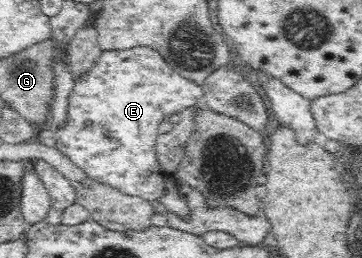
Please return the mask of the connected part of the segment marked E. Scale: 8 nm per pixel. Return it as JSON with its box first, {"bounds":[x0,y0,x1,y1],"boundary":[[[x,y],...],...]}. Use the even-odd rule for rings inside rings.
{"bounds":[55,46,202,202],"boundary":[[[148,46],[131,47],[126,50],[103,51],[84,74],[73,78],[74,84],[67,100],[67,121],[55,129],[55,147],[79,166],[90,178],[116,188],[124,194],[137,196],[147,201],[157,202],[165,193],[164,178],[130,178],[130,176],[152,176],[162,172],[157,160],[155,142],[159,126],[173,113],[188,106],[201,105],[202,87],[178,74],[166,59],[154,48]]]}

